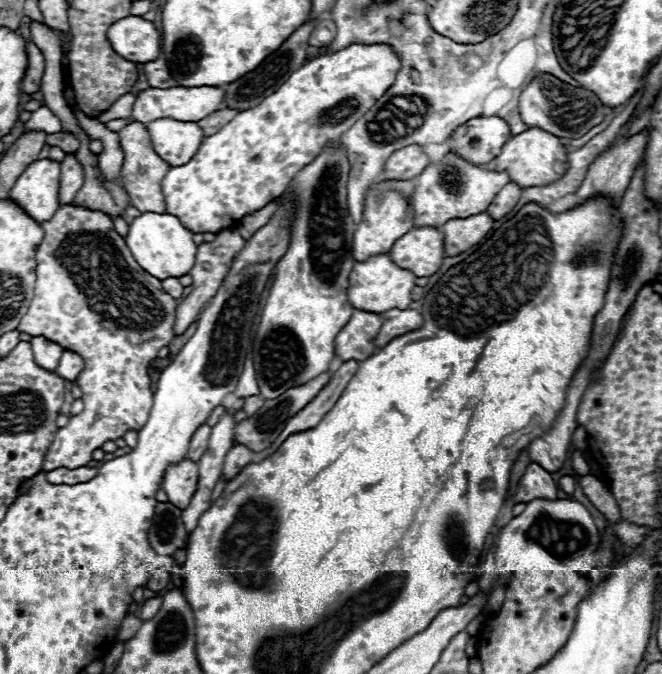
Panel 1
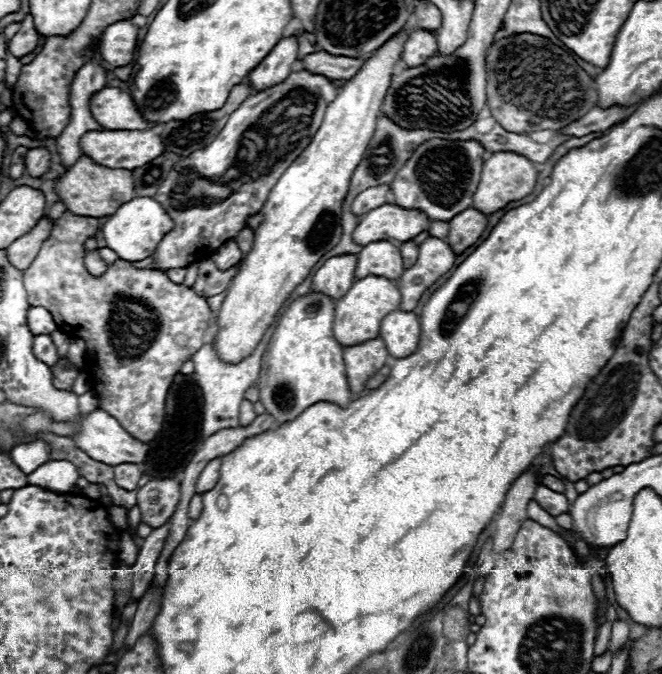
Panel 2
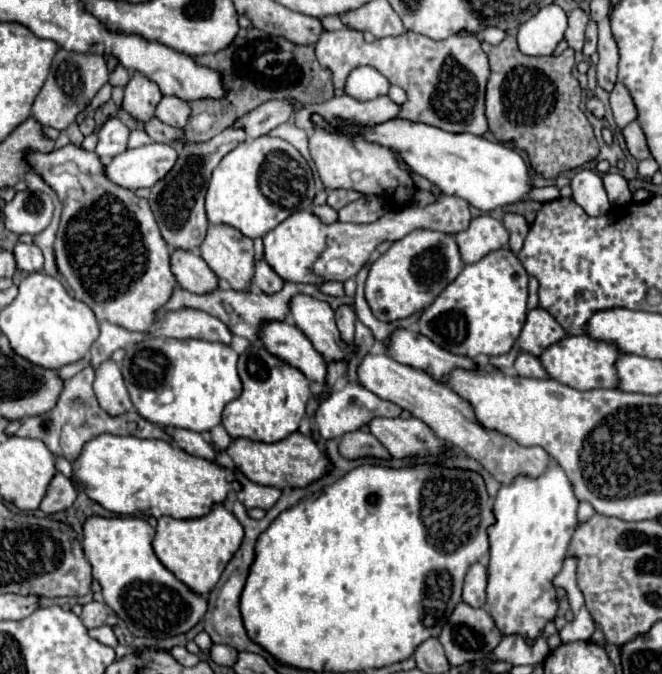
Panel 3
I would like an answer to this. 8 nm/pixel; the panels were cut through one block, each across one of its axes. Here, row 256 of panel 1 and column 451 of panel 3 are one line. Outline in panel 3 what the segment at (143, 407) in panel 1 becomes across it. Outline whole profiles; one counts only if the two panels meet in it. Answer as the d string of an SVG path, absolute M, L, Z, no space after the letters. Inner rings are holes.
M322 30L318 42L316 42L316 58L320 62L320 66L324 66L326 70L332 72L332 80L334 86L344 86L346 76L350 74L350 70L354 70L356 66L374 66L378 72L382 72L390 84L400 86L406 92L406 102L402 106L402 114L398 114L398 118L410 120L410 122L424 122L428 126L436 126L444 132L452 132L452 134L474 134L474 136L484 136L488 132L488 122L486 122L486 114L484 114L484 90L486 90L486 82L490 76L490 68L488 68L488 56L484 54L484 50L480 48L480 40L474 34L466 34L466 36L450 36L446 40L432 40L428 36L416 34L416 32L404 32L396 38L380 38L372 44L368 44L362 36L362 32L358 30Z

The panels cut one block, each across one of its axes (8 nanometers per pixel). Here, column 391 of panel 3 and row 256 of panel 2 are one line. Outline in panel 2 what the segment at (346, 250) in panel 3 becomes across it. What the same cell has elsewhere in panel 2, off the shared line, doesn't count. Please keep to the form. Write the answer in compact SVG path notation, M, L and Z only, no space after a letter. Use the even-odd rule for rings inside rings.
M226 240L226 242L212 254L212 260L214 260L214 264L218 266L218 270L230 268L232 264L240 262L240 258L242 258L242 252L240 252L240 248L238 248L238 244L236 244L234 240Z

